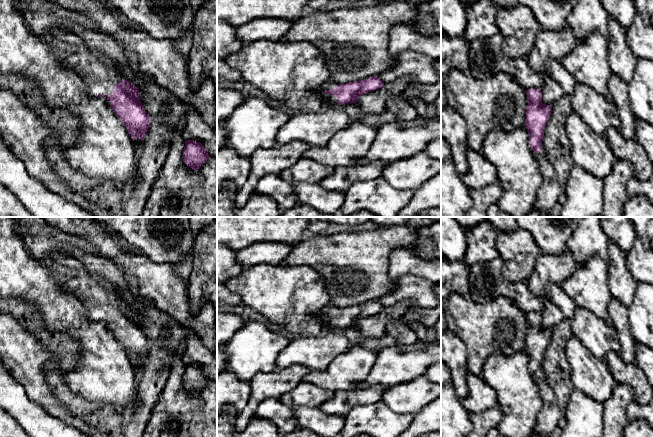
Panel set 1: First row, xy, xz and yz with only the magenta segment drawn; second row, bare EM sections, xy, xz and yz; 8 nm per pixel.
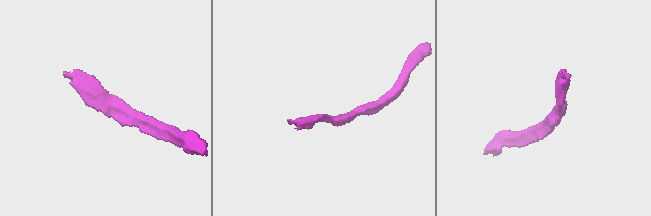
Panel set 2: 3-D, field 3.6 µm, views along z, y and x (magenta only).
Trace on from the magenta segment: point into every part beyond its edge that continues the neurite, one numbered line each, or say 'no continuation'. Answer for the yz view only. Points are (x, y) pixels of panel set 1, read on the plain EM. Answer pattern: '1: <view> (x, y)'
no continuation

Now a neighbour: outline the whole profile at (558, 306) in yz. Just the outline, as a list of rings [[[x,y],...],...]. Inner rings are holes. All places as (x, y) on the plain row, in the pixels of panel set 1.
[[[549,283],[548,289],[550,296],[543,298],[542,327],[552,329],[564,319],[570,319],[576,306],[560,285]]]

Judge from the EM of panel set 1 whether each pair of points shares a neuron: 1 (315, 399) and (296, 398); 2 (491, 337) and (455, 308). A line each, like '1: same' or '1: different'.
1: same
2: same

